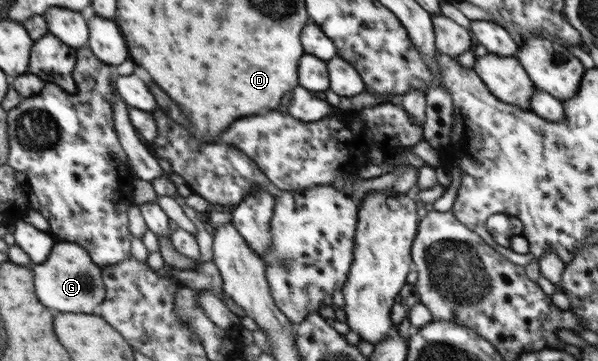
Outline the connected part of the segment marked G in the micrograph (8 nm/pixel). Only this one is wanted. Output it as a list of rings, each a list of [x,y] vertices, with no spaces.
[[[68,240],[56,242],[44,263],[32,266],[35,273],[35,293],[40,303],[54,313],[92,314],[94,307],[107,299],[103,269],[91,258],[91,254],[81,244]]]

